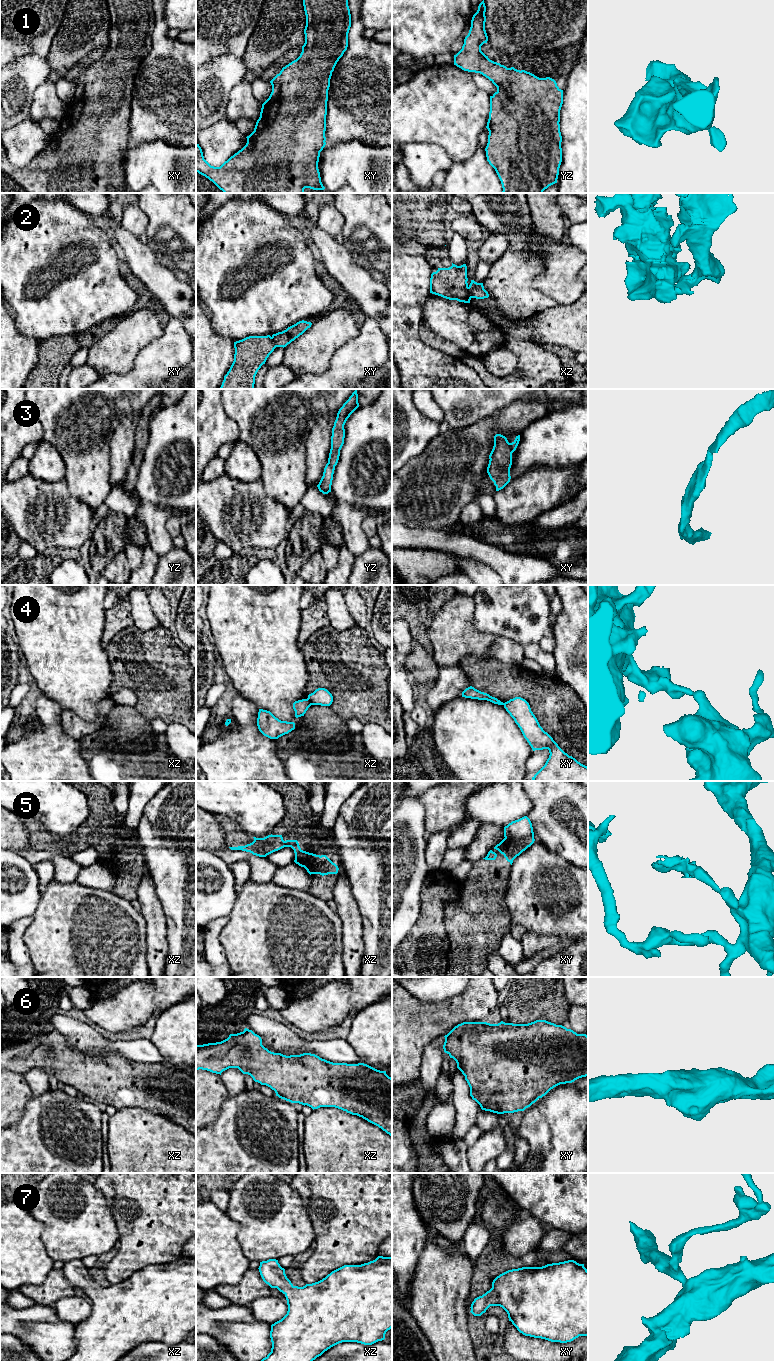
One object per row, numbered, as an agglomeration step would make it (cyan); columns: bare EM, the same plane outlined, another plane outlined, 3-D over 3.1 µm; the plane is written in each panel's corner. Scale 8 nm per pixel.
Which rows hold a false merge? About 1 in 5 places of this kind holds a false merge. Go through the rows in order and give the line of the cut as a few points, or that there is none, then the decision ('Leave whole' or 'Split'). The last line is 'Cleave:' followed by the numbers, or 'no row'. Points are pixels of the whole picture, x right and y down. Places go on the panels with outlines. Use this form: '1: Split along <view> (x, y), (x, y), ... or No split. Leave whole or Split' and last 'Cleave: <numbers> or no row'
1: No split. Leave whole
2: No split. Leave whole
3: No split. Leave whole
4: Split along xz (306, 699), (311, 704). Split
5: Split along xy (505, 837), (513, 839), (533, 838). Split
6: No split. Leave whole
7: No split. Leave whole
Cleave: 4, 5

